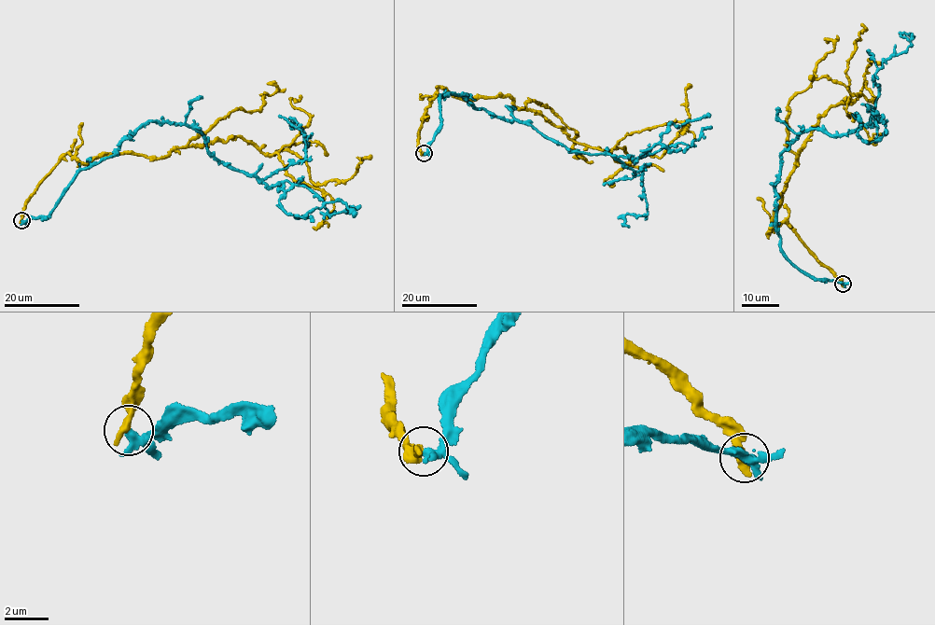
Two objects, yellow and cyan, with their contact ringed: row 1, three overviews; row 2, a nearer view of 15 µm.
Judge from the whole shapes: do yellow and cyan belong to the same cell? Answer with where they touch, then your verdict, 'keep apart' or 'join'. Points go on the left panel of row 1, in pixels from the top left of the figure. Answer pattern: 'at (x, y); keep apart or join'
at (21, 220); keep apart

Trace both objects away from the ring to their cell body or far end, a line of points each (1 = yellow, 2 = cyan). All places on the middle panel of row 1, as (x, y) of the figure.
1: (424, 153), (418, 131), (439, 88), (467, 99), (509, 96), (618, 161), (660, 157), (689, 118), (690, 84)
2: (424, 153), (439, 125), (438, 98), (464, 94), (569, 150), (645, 167), (648, 213), (625, 215), (629, 227)

